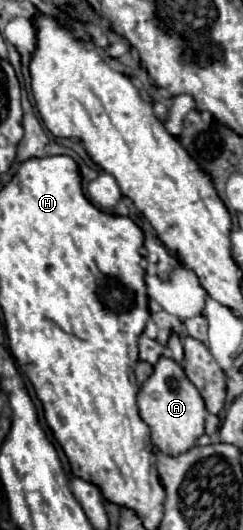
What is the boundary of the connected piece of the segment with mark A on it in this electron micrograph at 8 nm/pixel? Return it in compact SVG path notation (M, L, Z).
M161 356L153 366L153 374L141 386L137 394L137 406L143 422L151 428L153 444L169 456L177 456L179 452L187 452L195 444L195 440L205 432L203 422L207 416L203 398L199 390L187 380L183 368L175 364L171 358Z

